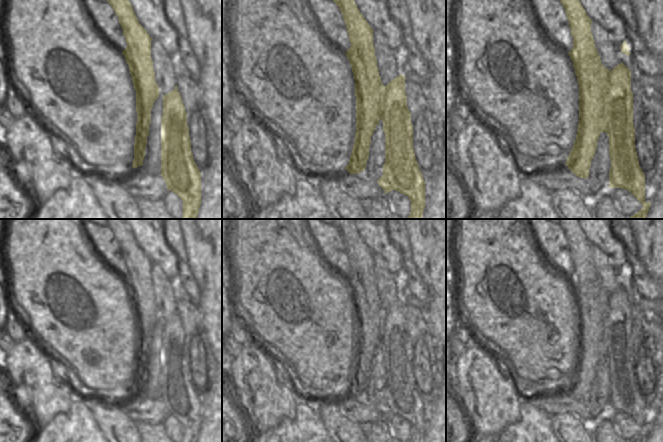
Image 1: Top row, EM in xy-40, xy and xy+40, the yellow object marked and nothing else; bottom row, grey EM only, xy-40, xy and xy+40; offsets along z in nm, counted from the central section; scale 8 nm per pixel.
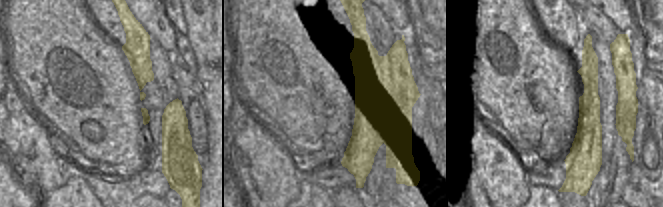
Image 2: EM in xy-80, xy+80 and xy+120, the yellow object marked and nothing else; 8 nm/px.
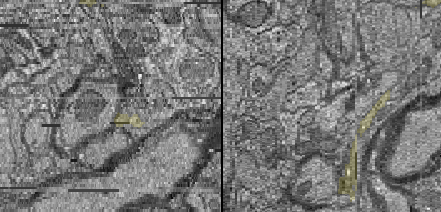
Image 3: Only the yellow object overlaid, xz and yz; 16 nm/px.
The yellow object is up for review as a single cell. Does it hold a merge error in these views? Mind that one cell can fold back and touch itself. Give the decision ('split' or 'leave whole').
split

